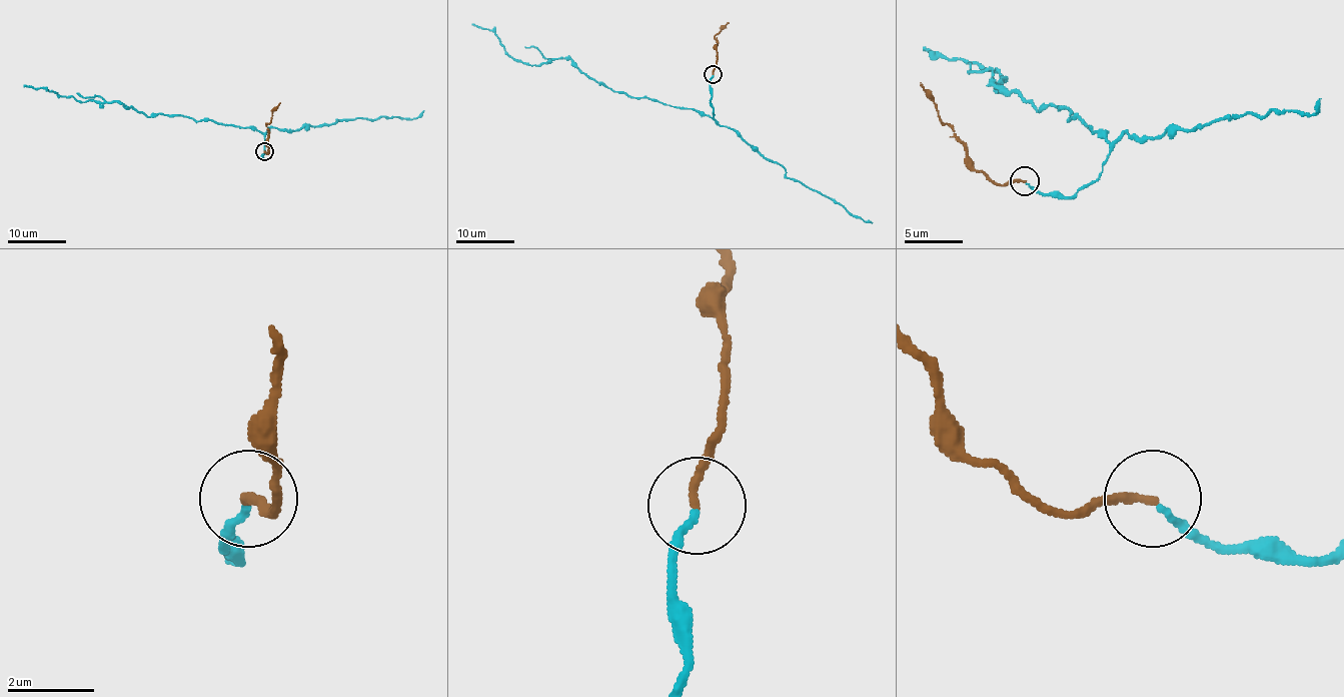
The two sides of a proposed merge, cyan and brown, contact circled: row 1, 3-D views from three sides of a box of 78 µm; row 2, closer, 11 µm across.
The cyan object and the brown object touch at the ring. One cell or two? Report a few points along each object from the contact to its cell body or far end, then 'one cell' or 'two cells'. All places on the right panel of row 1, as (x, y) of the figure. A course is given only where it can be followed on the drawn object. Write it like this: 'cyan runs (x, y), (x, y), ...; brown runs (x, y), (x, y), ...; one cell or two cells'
cyan runs (1025, 183), (1072, 197), (1110, 144), (996, 71), (923, 48); brown runs (1025, 180), (999, 186), (978, 171), (967, 156), (967, 144), (940, 121), (934, 98), (920, 83); one cell

